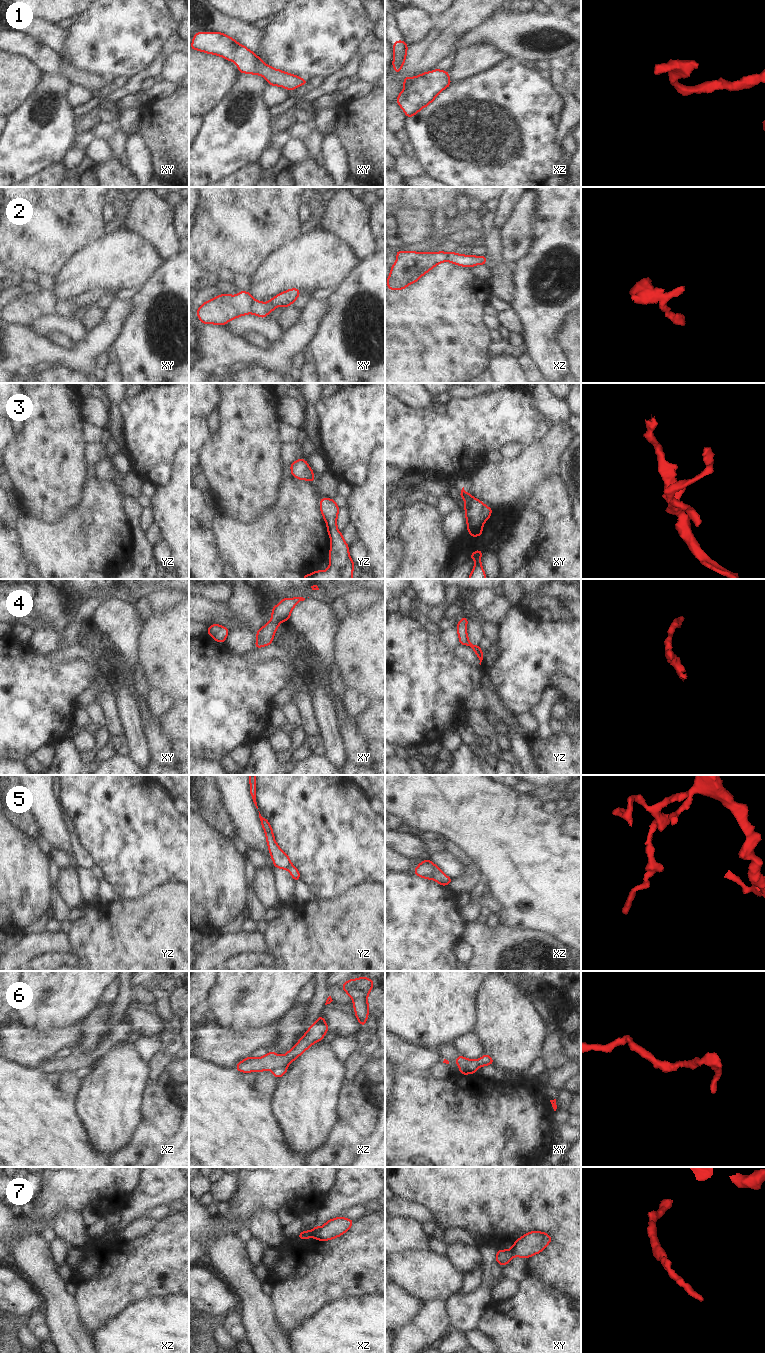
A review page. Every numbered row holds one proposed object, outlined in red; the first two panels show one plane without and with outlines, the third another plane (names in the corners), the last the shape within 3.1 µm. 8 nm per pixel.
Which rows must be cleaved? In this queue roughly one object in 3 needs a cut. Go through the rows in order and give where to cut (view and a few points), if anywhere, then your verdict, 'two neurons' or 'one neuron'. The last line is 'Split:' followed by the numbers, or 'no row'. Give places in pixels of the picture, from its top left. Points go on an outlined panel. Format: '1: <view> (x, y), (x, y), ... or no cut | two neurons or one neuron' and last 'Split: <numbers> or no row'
1: no cut | one neuron
2: xy (254, 300), (250, 312) | two neurons
3: no cut | one neuron
4: no cut | one neuron
5: yz (291, 864), (287, 869) | two neurons
6: no cut | one neuron
7: xz (319, 1228), (312, 1236) | two neurons
Split: 2, 5, 7

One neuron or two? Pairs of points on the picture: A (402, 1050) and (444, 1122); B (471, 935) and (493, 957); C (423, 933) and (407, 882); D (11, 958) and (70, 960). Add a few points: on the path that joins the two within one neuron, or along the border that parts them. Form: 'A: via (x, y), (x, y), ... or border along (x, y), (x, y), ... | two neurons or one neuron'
A: border along (399, 1066), (417, 1074) | two neurons
B: via (476, 940), (488, 952) | one neuron
C: via (410, 920), (407, 917), (407, 895) | one neuron
D: border along (71, 953), (64, 953), (62, 955) | two neurons

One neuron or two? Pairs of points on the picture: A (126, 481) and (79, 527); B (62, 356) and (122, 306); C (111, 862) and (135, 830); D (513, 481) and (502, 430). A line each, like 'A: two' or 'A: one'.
A: one
B: one
C: one
D: two

